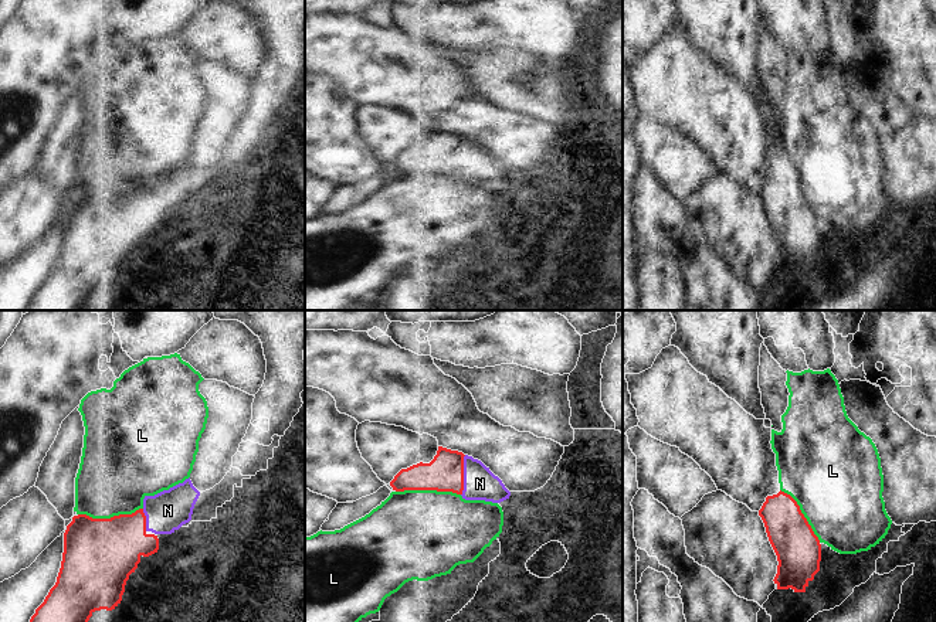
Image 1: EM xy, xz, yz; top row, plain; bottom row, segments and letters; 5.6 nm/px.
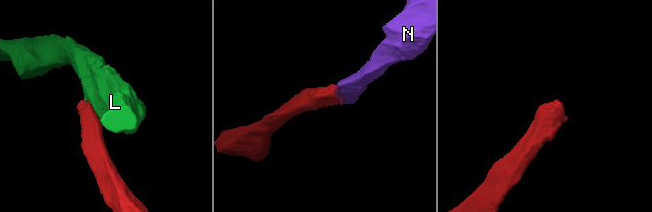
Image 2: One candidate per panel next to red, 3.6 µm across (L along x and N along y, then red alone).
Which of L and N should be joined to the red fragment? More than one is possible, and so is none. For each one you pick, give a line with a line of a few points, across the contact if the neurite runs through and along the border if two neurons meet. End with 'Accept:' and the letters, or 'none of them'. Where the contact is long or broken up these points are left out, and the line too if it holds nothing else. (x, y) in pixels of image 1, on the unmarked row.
N: xz (446, 155), (463, 157), (480, 166)
Accept: N

